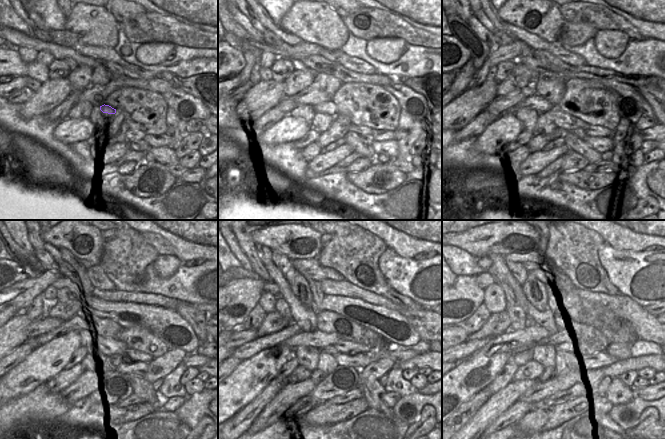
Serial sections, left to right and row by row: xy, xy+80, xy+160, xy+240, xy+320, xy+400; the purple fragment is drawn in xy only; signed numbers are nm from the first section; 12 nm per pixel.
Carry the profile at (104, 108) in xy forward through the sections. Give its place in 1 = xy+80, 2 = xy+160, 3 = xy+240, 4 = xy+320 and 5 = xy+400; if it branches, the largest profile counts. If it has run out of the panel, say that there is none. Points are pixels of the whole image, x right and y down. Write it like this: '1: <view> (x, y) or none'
1: xy+80 (329, 108)
2: xy+160 (536, 102)
3: xy+240 (80, 321)
4: xy+320 (265, 342)
5: xy+400 (462, 351)

